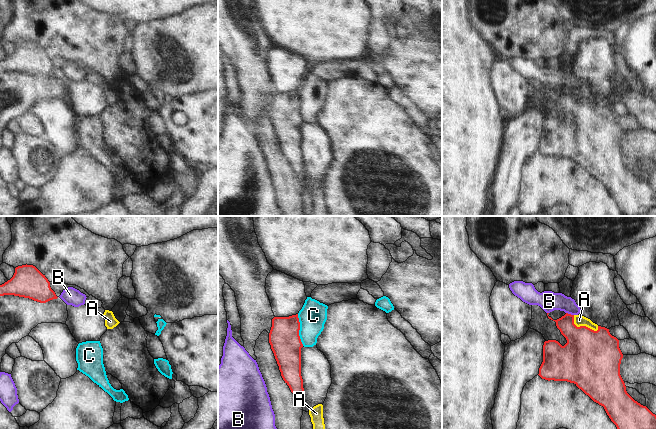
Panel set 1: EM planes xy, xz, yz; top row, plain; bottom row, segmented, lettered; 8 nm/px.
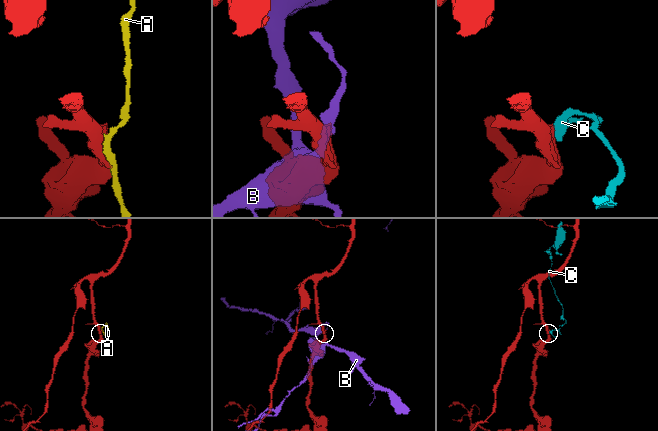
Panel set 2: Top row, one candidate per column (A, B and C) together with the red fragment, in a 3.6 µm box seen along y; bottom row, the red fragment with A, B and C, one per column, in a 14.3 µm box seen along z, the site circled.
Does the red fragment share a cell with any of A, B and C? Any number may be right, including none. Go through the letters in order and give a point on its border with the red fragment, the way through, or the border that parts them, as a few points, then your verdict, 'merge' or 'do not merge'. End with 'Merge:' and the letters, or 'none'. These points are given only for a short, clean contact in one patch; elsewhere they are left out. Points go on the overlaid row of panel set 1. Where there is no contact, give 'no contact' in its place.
A: yz (582, 326) | do not merge
B: yz (570, 314) | do not merge
C: xz (299, 329) | along xz (297, 314), (299, 338), (303, 345) | do not merge
Merge: none

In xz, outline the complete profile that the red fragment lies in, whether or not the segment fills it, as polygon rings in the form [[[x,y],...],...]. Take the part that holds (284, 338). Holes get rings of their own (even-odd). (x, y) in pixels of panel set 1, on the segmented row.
[[[298,314],[274,317],[269,333],[269,343],[279,366],[281,376],[291,392],[298,398],[304,396],[301,376],[301,348]]]

